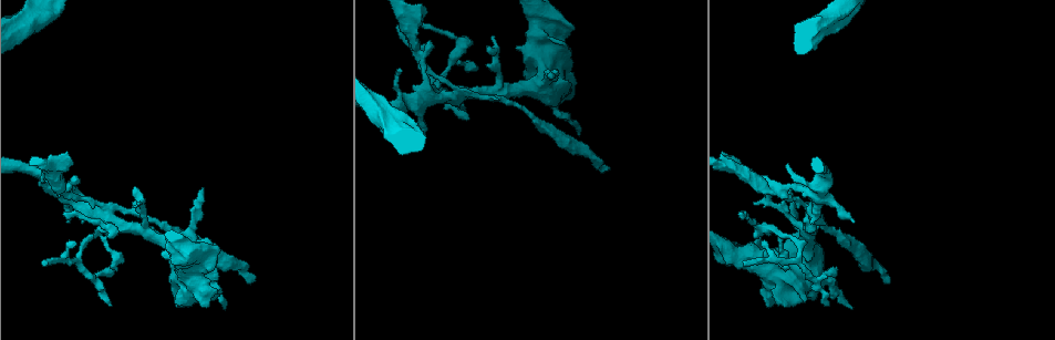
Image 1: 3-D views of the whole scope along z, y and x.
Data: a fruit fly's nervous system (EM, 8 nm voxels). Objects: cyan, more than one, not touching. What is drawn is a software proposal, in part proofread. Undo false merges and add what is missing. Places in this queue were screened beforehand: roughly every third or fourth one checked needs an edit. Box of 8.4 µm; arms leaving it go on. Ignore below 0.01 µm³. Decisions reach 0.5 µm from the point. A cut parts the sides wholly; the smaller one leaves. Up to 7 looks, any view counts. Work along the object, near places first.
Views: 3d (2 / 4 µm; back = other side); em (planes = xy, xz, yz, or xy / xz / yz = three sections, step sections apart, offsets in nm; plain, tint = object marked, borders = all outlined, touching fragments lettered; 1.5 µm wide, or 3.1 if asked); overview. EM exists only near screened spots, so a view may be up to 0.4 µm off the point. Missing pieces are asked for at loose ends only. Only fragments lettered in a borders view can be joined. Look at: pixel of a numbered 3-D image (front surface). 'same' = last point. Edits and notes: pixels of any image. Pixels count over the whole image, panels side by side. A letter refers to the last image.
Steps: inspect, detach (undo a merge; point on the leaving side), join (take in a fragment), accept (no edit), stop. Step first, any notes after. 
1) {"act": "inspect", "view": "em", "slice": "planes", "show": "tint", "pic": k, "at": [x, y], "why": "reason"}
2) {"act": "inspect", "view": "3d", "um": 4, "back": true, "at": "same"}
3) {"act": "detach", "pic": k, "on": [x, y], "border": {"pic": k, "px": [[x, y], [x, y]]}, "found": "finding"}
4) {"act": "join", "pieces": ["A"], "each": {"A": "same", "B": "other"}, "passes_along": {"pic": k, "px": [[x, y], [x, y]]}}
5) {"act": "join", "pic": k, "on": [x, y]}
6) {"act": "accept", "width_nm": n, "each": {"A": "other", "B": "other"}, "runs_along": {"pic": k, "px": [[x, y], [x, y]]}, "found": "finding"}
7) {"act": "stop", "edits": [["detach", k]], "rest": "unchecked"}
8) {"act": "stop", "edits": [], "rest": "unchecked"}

{"act": "inspect", "view": "em", "slice": "planes", "show": "borders", "pic": 1, "at": [64, 213], "why": "thin end"}

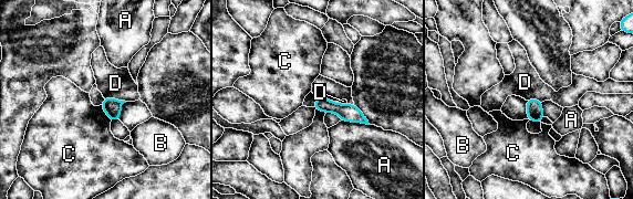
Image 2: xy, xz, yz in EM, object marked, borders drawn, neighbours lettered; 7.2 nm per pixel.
{"act": "accept", "each": {"A": "other", "B": "other", "C": "other", "D": "other"}, "border": {"pic": 2, "px": [[104, 97], [120, 98], [125, 102]]}, "found": "none of them fits"}

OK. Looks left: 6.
{"act": "inspect", "view": "3d", "um": 2, "back": true, "pic": 1, "at": [465, 120], "why": "tapers out"}

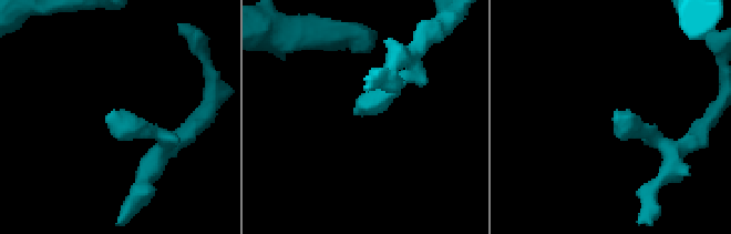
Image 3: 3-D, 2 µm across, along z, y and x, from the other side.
{"act": "inspect", "view": "em", "slice": "xy", "step": 4, "show": "borders", "pic": 3, "at": [115, 112]}

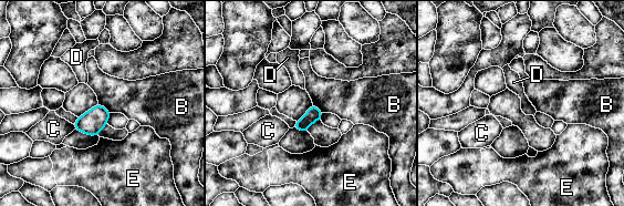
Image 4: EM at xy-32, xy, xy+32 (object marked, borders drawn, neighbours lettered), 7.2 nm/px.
{"act": "accept", "width_nm": 110, "each": {"B": "other", "C": "other", "D": "other", "E": "other"}, "border": {"pic": 4, "px": [[99, 103], [111, 112]]}, "found": "none of them fits"}

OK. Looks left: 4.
{"act": "inspect", "view": "3d", "um": 4, "pic": 1, "at": [607, 169], "why": "end of a long branch"}

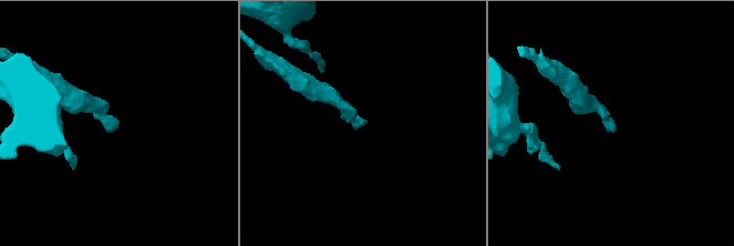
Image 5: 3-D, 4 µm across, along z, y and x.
{"act": "inspect", "view": "em", "slice": "yz", "step": 4, "show": "tint", "pic": 5, "at": [612, 131]}

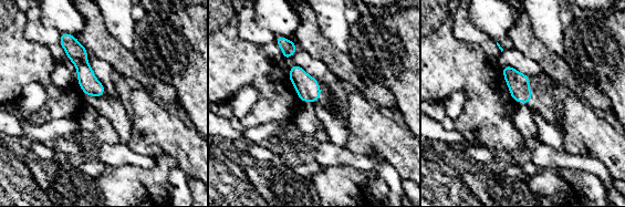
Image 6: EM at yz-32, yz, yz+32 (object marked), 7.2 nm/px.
{"act": "inspect", "view": "em", "slice": "planes", "show": "borders", "at": "same"}

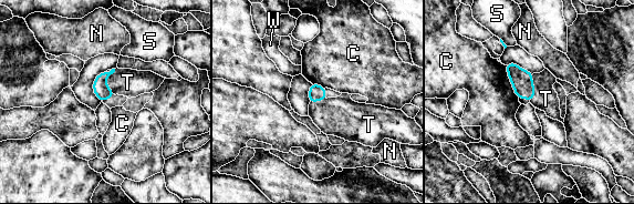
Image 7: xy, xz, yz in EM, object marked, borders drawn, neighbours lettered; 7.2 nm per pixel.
{"act": "join", "pieces": ["T"], "longest_contact_nm": ["C", 260], "each": {"C": "other", "N": "other", "S": "other", "T": "same", "W": "other"}, "passes_along": {"pic": 7, "px": [[521, 80], [534, 88], [546, 99]]}, "found": "it goes on there"}

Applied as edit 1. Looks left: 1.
{"act": "stop", "edits": [["join", 7]], "rest": "unchecked"}

